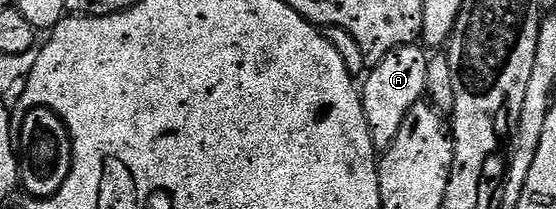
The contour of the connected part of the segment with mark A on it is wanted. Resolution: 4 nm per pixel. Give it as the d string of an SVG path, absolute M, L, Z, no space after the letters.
M421 45L396 47L380 61L372 64L371 70L364 76L365 87L363 83L360 88L361 104L367 117L371 141L378 152L383 153L392 145L399 133L399 125L403 125L407 113L415 104L426 98L425 86L429 83L429 59L425 54L427 54L426 48Z

